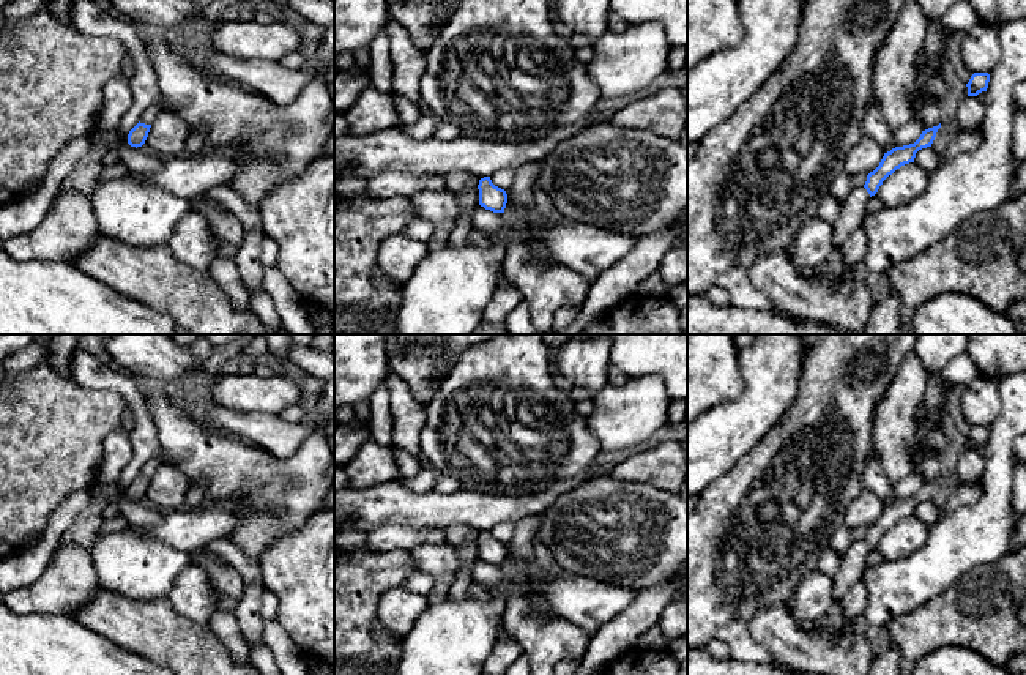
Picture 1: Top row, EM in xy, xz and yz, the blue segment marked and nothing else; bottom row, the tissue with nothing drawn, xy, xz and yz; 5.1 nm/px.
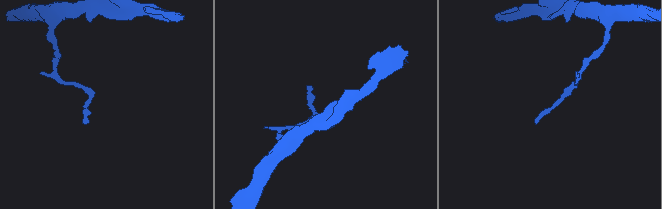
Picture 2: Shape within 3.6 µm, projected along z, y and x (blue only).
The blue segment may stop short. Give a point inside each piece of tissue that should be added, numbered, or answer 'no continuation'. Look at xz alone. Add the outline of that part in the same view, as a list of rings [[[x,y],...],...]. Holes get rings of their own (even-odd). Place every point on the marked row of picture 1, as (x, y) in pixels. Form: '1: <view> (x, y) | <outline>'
no continuation

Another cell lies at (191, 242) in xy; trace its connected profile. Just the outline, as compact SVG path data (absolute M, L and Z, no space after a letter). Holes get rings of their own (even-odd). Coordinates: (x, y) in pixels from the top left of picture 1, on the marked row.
M189 210L178 221L167 246L175 259L200 273L206 273L217 257L210 226L205 216L195 210Z

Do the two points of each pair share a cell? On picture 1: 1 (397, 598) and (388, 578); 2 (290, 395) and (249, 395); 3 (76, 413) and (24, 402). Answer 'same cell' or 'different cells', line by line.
1: different cells
2: same cell
3: same cell

